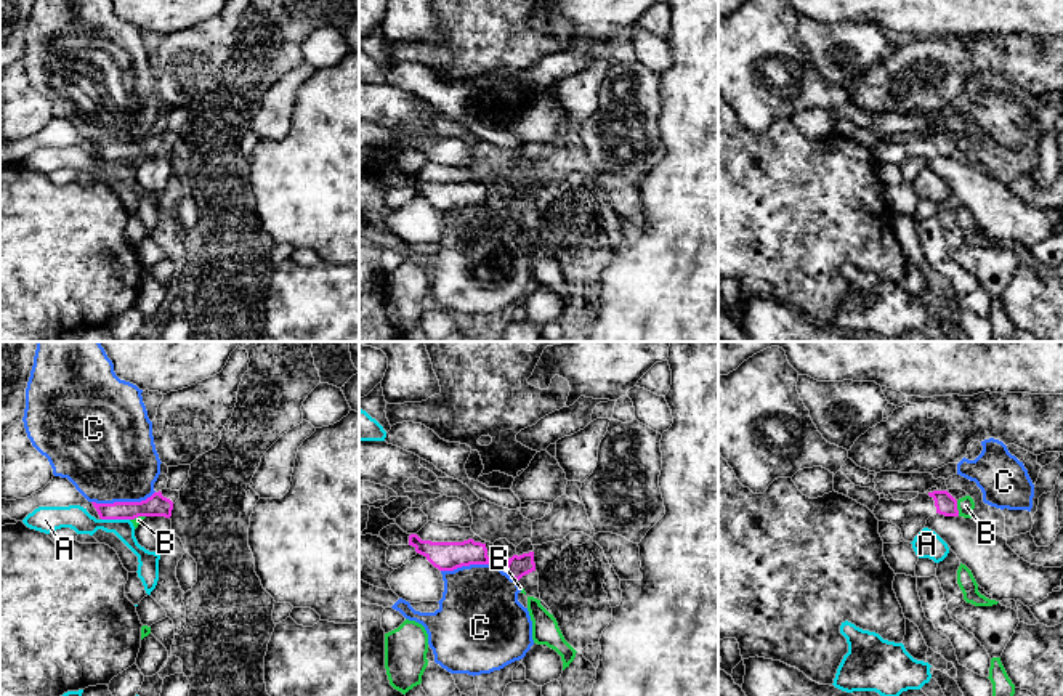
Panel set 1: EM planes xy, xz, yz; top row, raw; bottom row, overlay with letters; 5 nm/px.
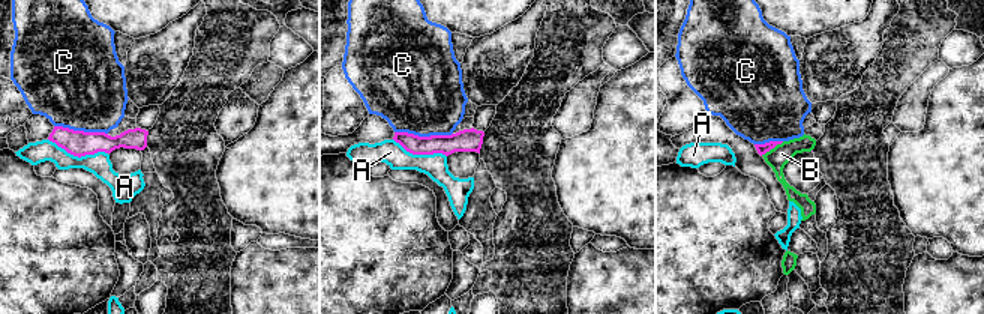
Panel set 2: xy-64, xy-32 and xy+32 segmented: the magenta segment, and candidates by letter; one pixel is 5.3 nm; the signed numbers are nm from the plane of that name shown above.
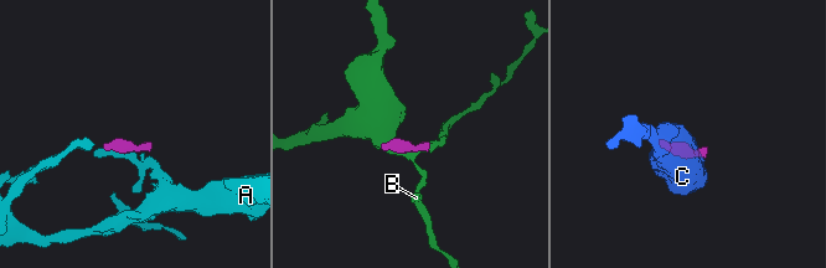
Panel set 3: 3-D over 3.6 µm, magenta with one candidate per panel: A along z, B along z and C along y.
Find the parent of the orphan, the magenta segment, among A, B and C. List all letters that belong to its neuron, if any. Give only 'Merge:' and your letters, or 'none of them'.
Merge: none of them

